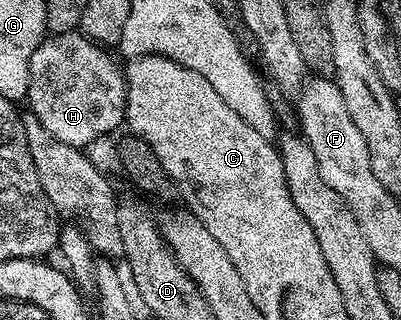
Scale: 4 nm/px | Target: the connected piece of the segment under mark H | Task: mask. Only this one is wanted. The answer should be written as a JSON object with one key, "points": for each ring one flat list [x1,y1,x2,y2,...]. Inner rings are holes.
{"points":[[80,30,68,31,62,35,50,34,31,53,29,62,28,110,59,141,72,147,88,148,88,143,96,141,100,135,113,131,125,123,125,73,122,64,116,63,110,53,100,43,93,42]]}

